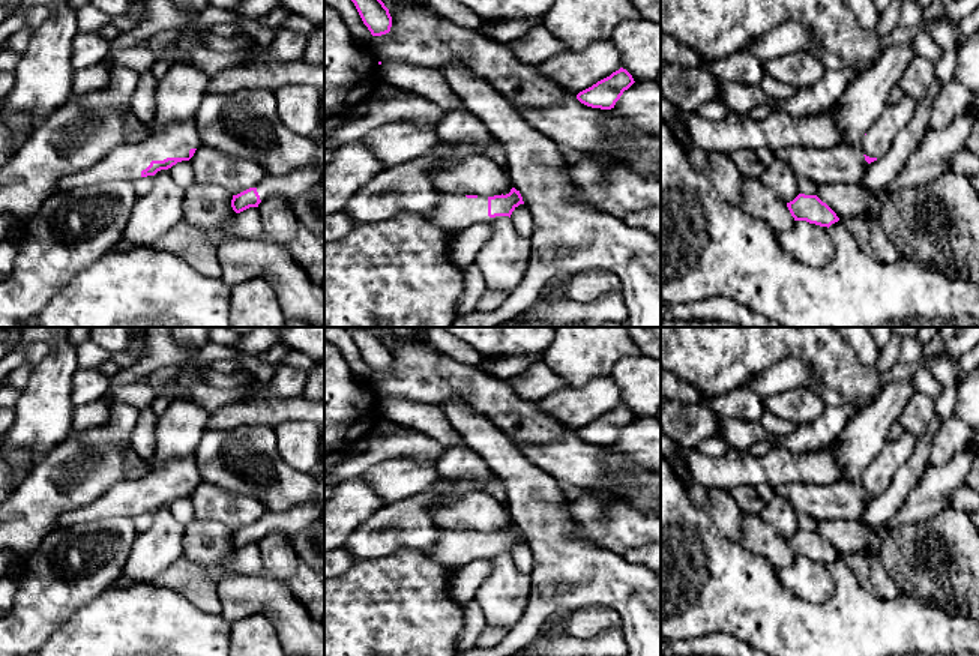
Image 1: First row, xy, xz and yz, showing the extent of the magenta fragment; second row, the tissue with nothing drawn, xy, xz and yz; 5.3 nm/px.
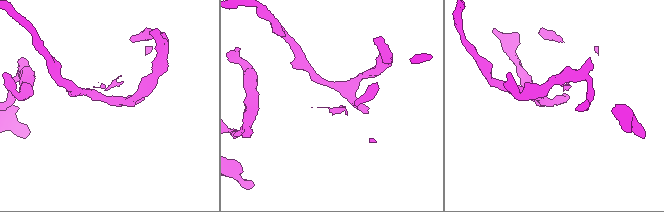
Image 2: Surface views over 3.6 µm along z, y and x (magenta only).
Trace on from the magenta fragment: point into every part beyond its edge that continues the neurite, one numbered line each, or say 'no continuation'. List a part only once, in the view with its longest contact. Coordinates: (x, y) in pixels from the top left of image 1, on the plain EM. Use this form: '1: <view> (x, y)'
1: xy (125, 499)

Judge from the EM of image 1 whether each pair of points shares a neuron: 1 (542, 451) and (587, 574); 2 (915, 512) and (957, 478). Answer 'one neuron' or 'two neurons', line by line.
1: two neurons
2: one neuron

